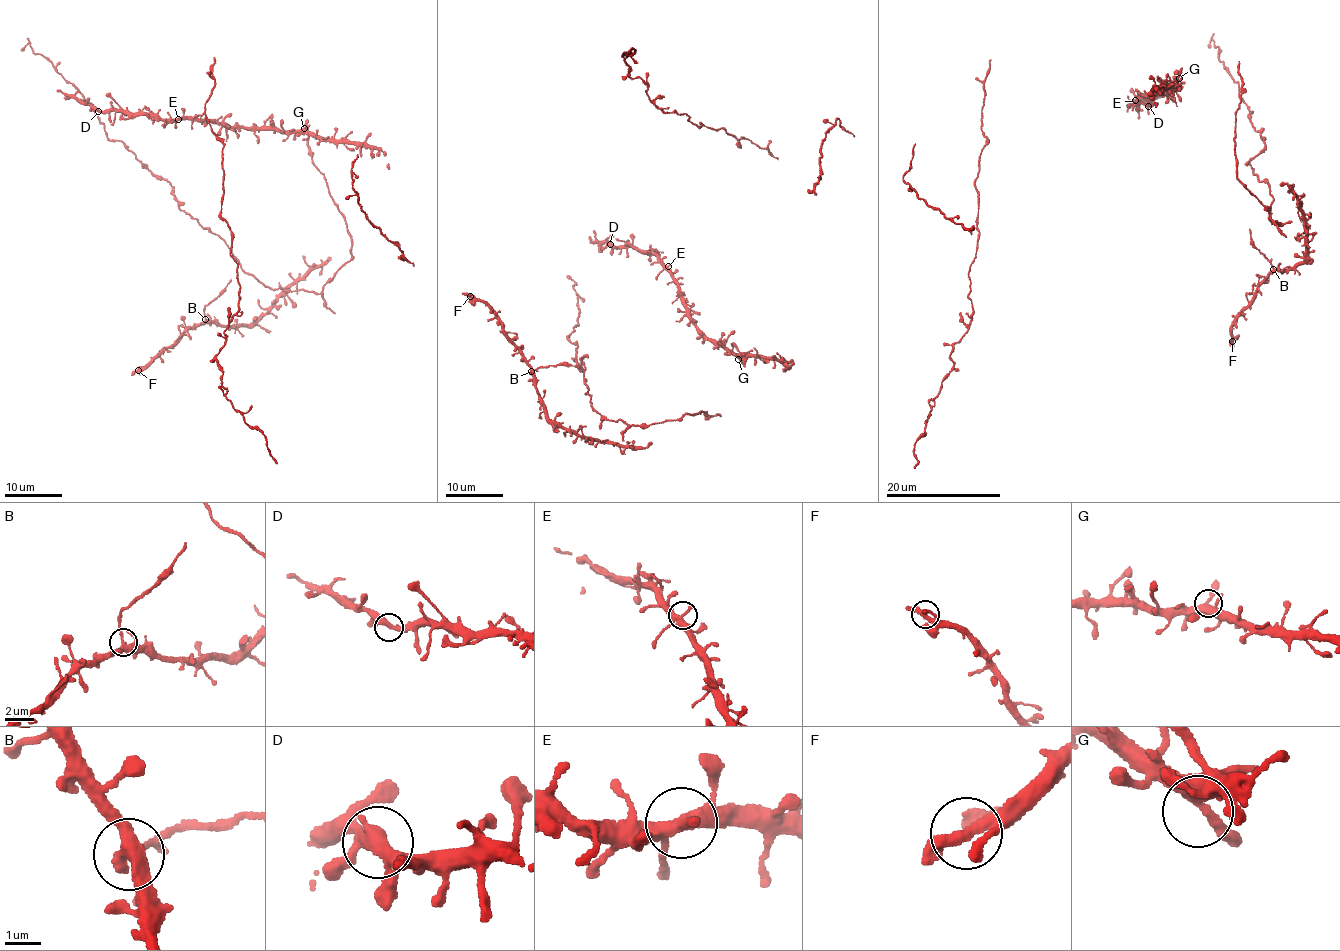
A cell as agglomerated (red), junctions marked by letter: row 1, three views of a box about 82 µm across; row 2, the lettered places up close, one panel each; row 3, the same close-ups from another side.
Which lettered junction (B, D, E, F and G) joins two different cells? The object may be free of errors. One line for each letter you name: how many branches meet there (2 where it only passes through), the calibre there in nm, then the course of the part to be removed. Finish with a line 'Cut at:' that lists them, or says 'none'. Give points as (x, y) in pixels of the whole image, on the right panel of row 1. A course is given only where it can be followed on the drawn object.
B: Branches: 3. Thickness 320 nm. Course of the part to remove: (1273, 269), (1256, 248), (1250, 229)
Cut at: B

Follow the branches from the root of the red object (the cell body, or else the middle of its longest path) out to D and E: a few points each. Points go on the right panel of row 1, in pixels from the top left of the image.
D: (1179, 86), (1164, 93), (1145, 95), (1132, 104), (1139, 101), (1148, 106)
E: (1179, 86), (1135, 100)

